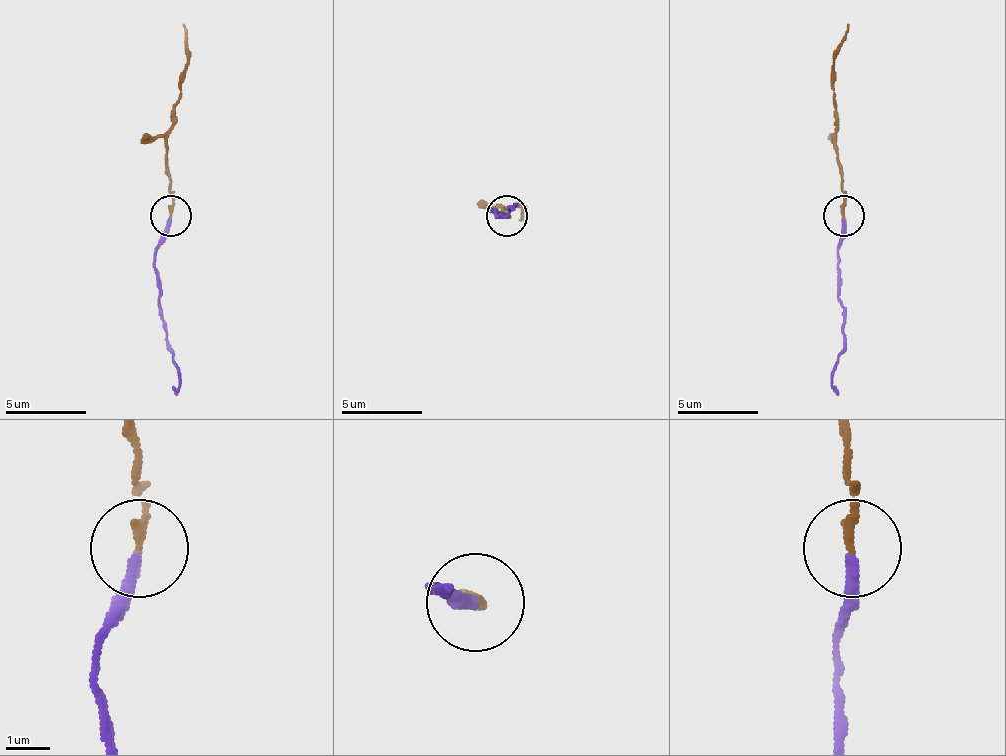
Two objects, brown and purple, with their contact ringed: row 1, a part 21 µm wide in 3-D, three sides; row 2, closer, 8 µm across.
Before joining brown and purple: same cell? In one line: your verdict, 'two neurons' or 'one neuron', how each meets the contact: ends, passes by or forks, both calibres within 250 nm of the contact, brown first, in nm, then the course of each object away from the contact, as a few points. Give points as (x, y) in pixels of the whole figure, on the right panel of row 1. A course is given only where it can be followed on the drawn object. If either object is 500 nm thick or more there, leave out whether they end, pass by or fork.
two neurons | brown ends | purple ends | 200/260 nm | brown via (843, 215), (834, 130), (834, 61), (847, 25) | purple via (843, 219), (839, 251), (843, 352), (830, 372), (839, 397)

